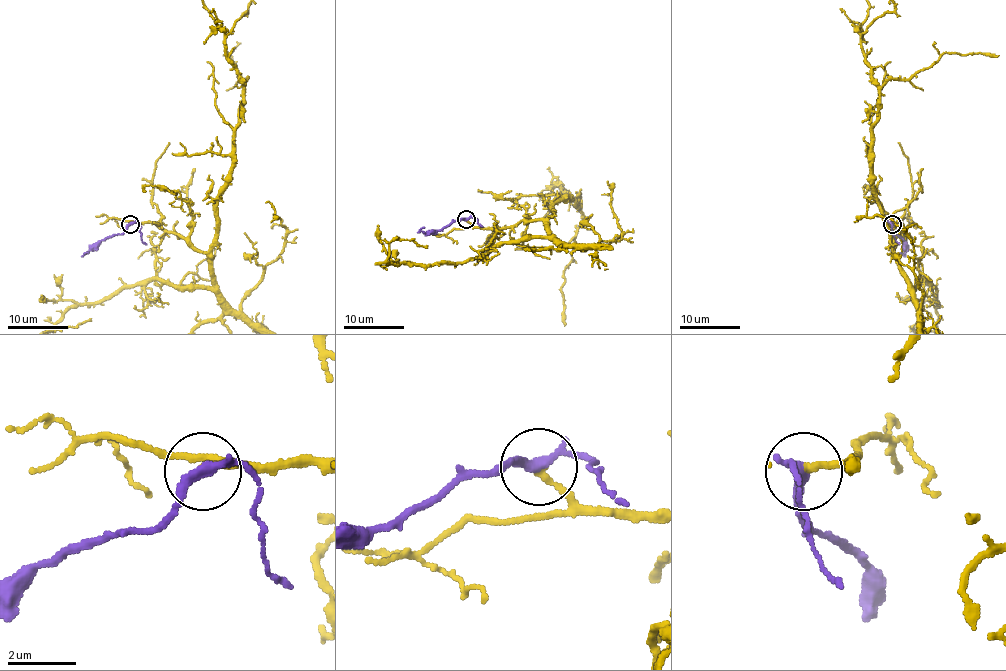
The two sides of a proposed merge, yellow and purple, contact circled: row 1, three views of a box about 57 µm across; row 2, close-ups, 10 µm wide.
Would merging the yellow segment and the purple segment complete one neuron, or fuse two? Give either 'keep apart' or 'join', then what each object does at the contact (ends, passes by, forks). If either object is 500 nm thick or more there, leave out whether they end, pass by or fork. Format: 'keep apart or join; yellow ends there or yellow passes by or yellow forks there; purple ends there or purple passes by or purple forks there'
join; yellow ends there; purple passes by

